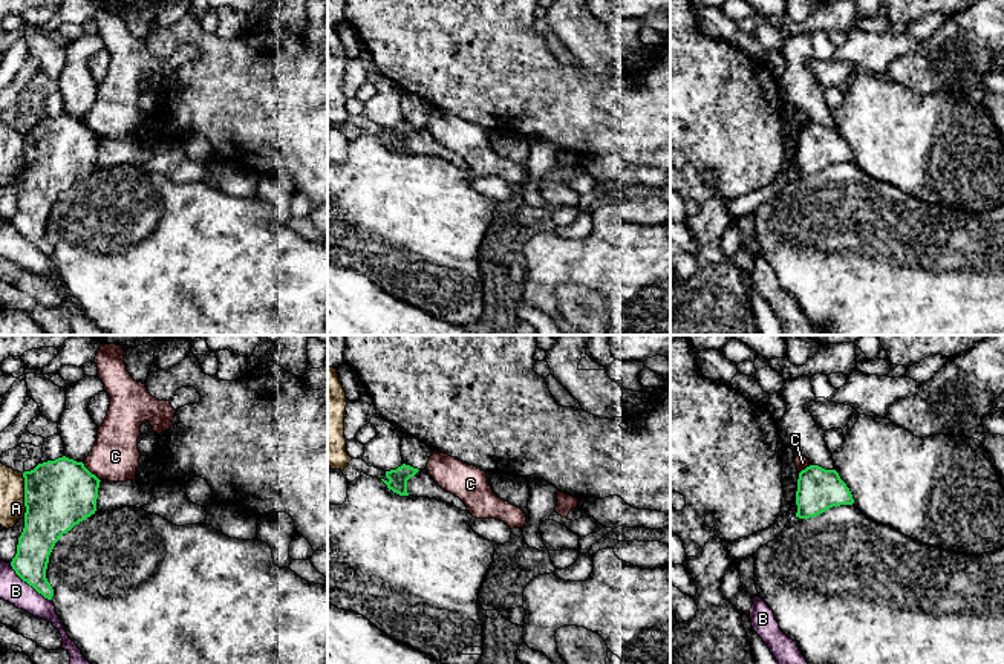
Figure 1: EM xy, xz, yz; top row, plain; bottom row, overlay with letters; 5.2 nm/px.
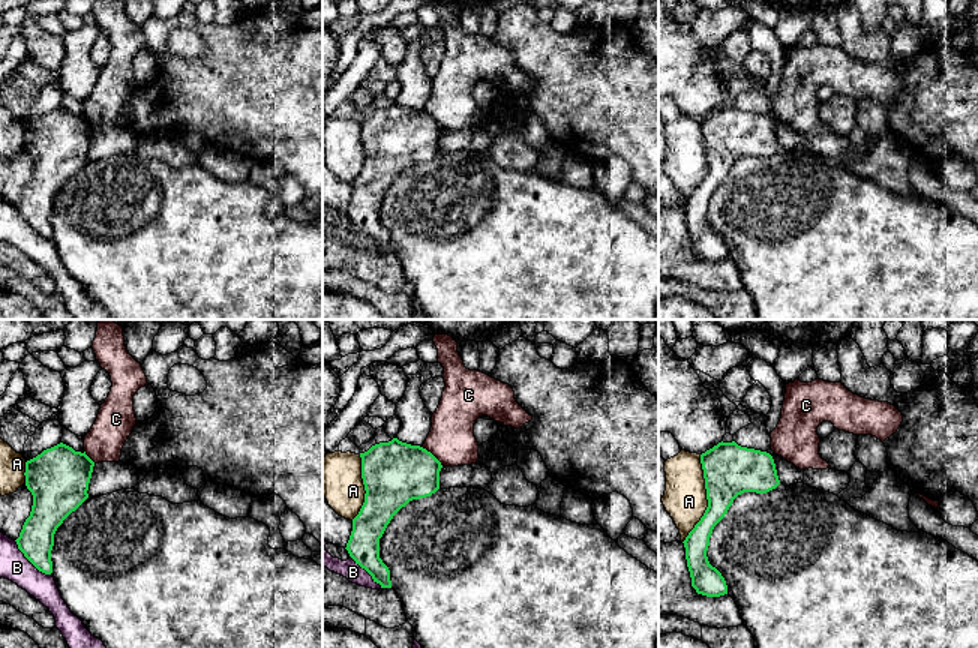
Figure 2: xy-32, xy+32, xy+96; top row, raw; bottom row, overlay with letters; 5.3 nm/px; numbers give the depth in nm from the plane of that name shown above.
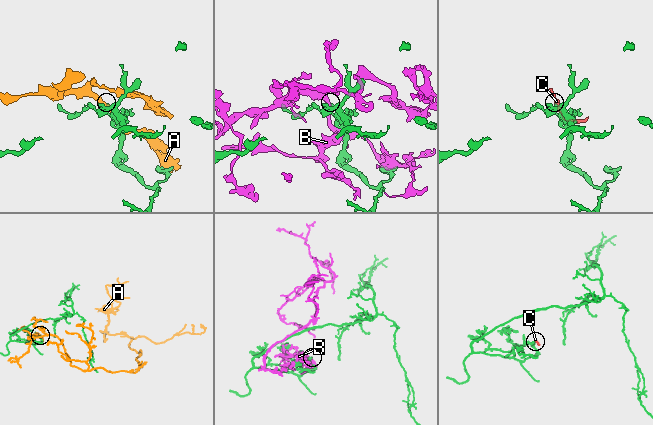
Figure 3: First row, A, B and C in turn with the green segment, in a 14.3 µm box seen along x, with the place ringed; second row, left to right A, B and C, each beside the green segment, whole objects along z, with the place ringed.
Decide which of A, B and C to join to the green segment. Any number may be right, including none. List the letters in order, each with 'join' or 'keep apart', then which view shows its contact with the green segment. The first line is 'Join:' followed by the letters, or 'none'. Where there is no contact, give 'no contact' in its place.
Join: none
A: keep apart | xy
B: keep apart | xy
C: keep apart | xy

